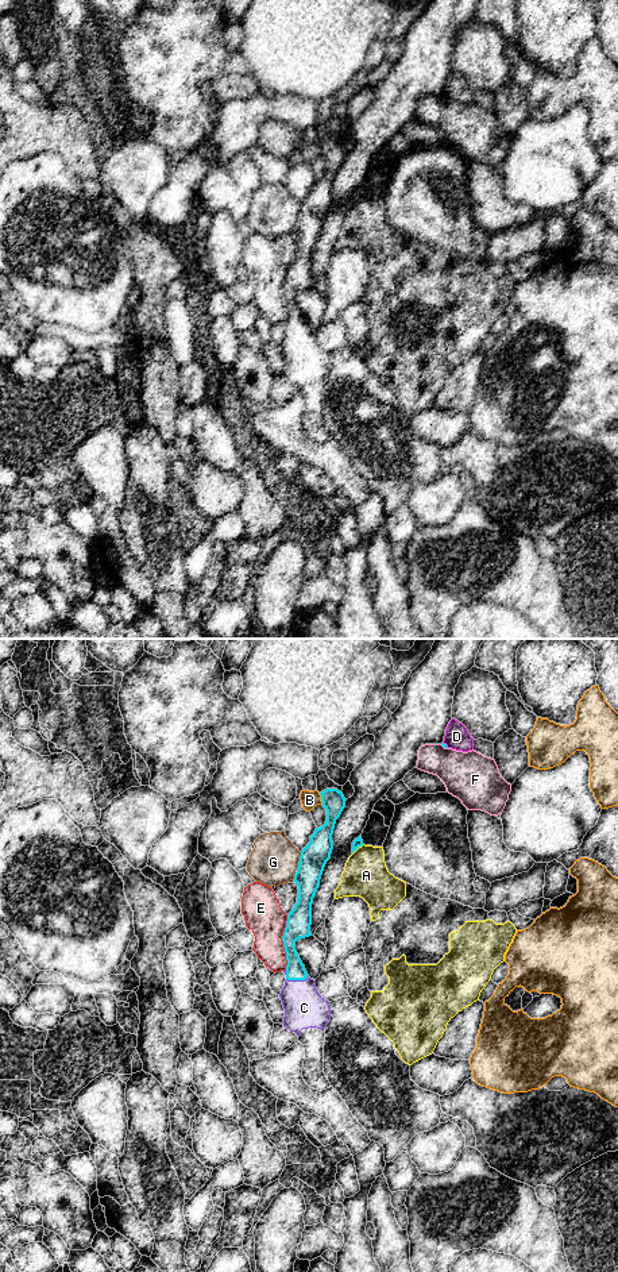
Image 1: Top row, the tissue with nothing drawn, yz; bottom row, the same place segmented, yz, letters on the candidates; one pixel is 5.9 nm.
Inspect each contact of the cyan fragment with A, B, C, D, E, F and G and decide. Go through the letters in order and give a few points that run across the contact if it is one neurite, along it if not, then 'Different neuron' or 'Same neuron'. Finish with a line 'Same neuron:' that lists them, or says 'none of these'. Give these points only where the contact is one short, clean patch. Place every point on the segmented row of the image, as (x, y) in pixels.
A: Different neuron
B: Different neuron
C: Same neuron
D: Different neuron
E: Different neuron
F: Different neuron
G: Different neuron
Same neuron: C

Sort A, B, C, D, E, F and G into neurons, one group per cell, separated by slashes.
A / B / C / D / E / F / G

